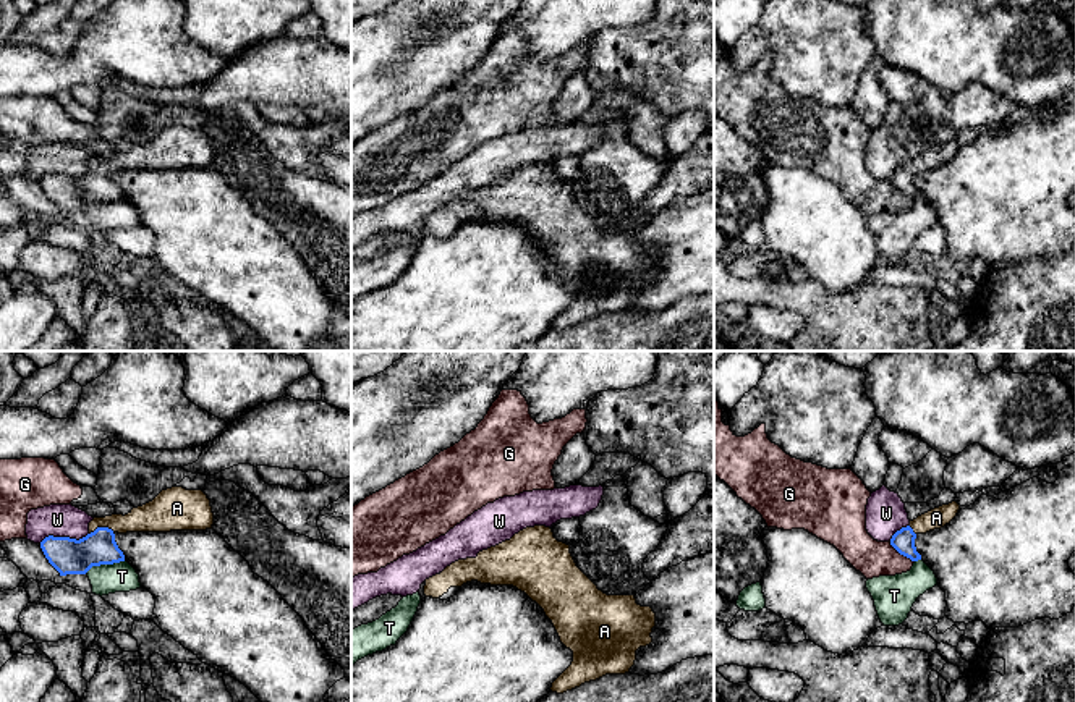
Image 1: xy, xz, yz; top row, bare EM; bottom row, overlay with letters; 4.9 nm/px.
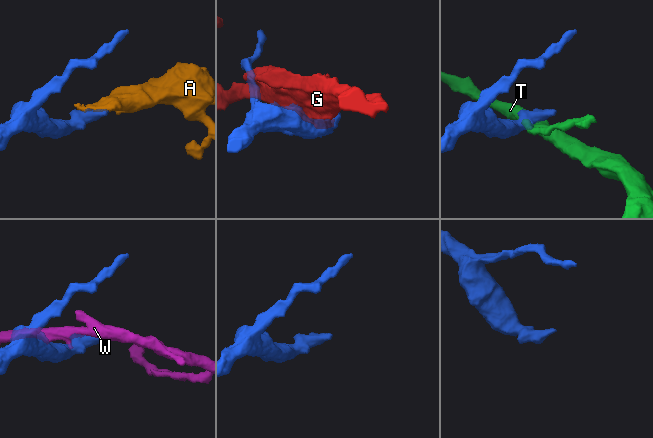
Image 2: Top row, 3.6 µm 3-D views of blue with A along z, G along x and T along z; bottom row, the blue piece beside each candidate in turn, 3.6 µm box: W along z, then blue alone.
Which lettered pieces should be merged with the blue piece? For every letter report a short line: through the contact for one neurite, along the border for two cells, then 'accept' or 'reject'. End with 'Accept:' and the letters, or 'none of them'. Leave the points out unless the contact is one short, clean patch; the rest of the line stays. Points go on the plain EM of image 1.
A: line xy (67, 193), (76, 193), (101, 165), (149, 156); accept
G: reject
T: reject
W: reject
Accept: A

